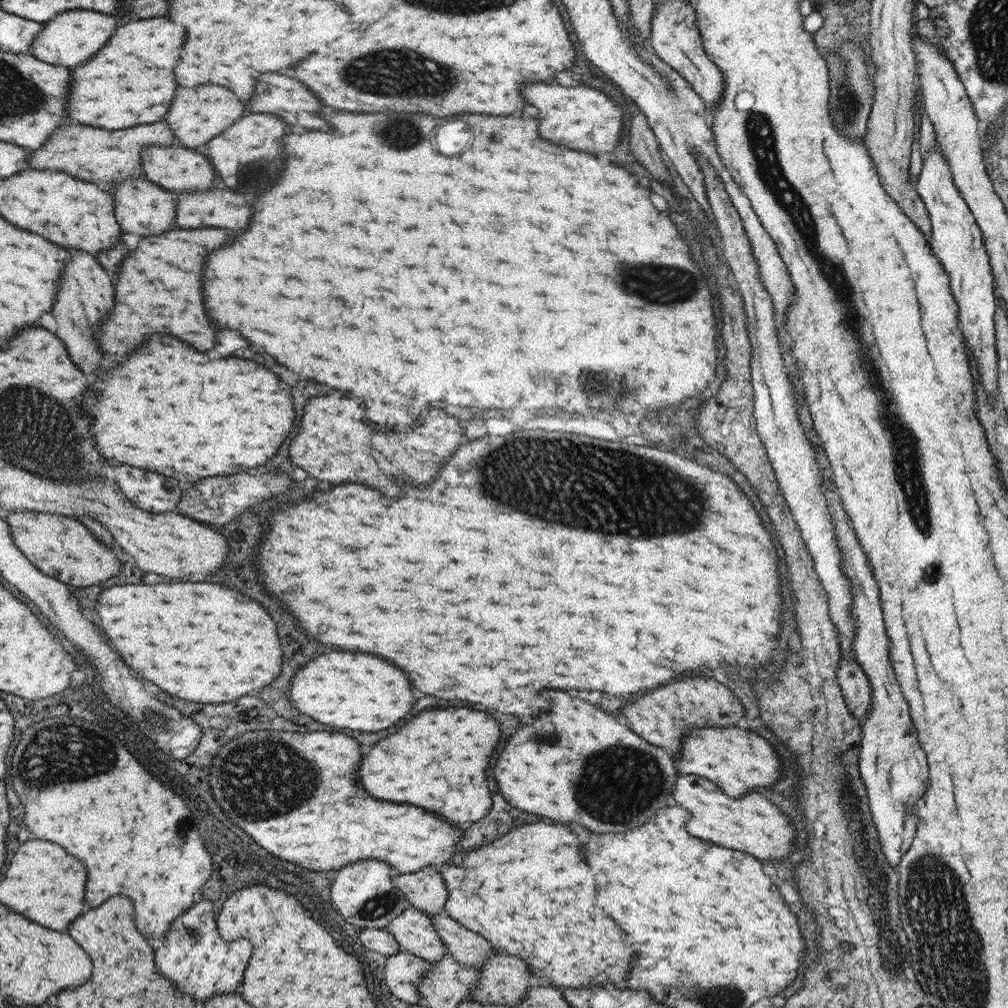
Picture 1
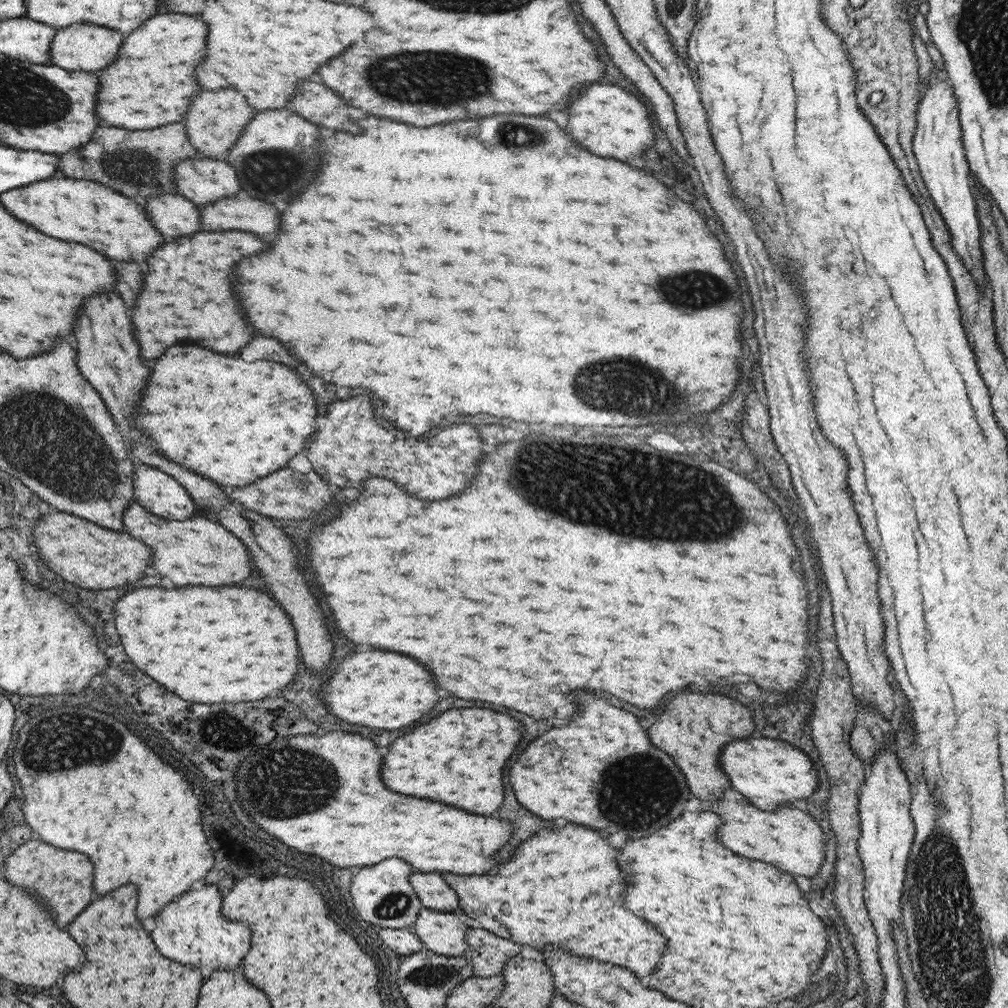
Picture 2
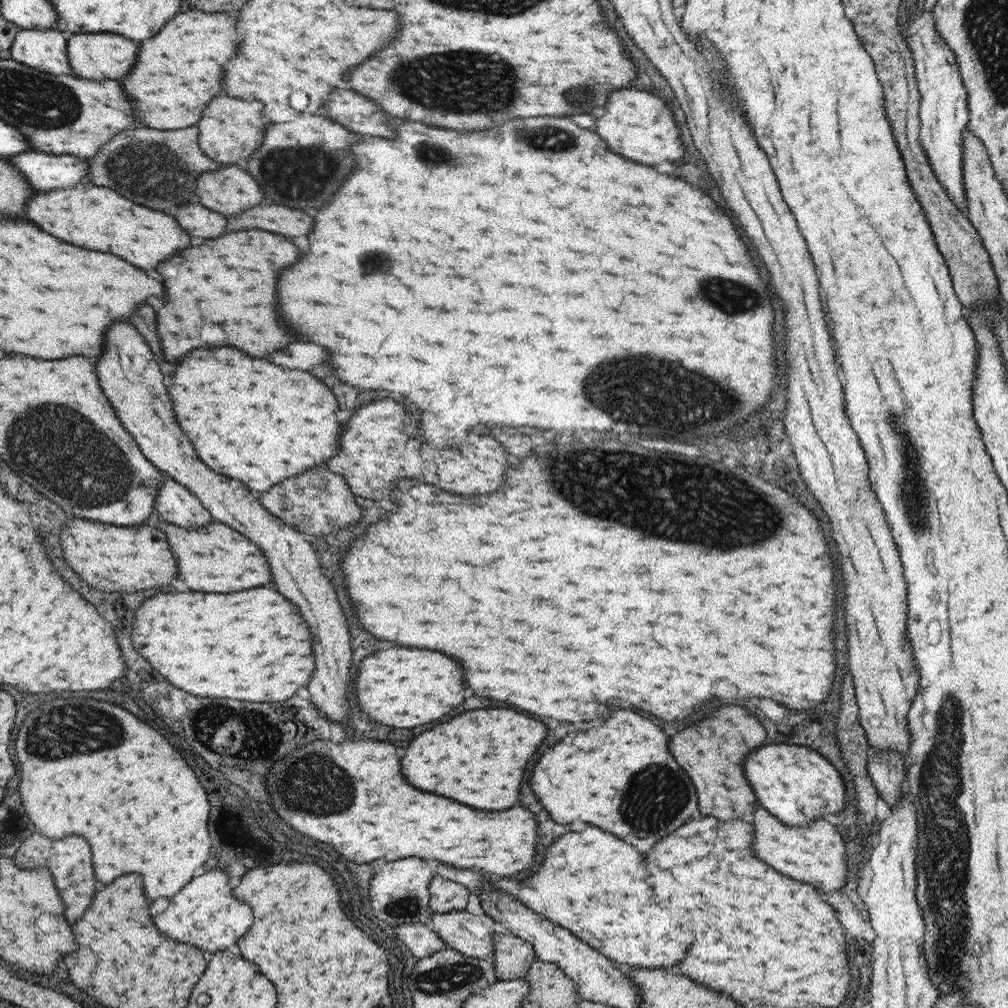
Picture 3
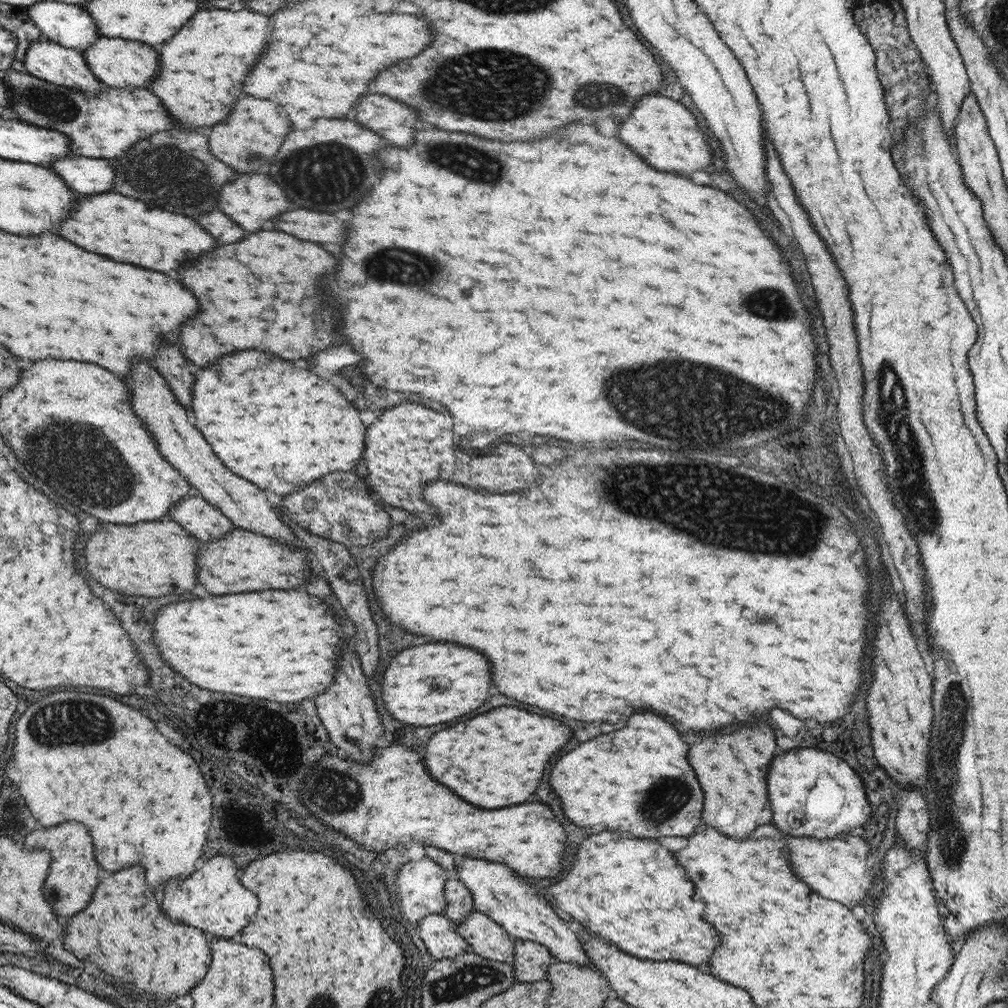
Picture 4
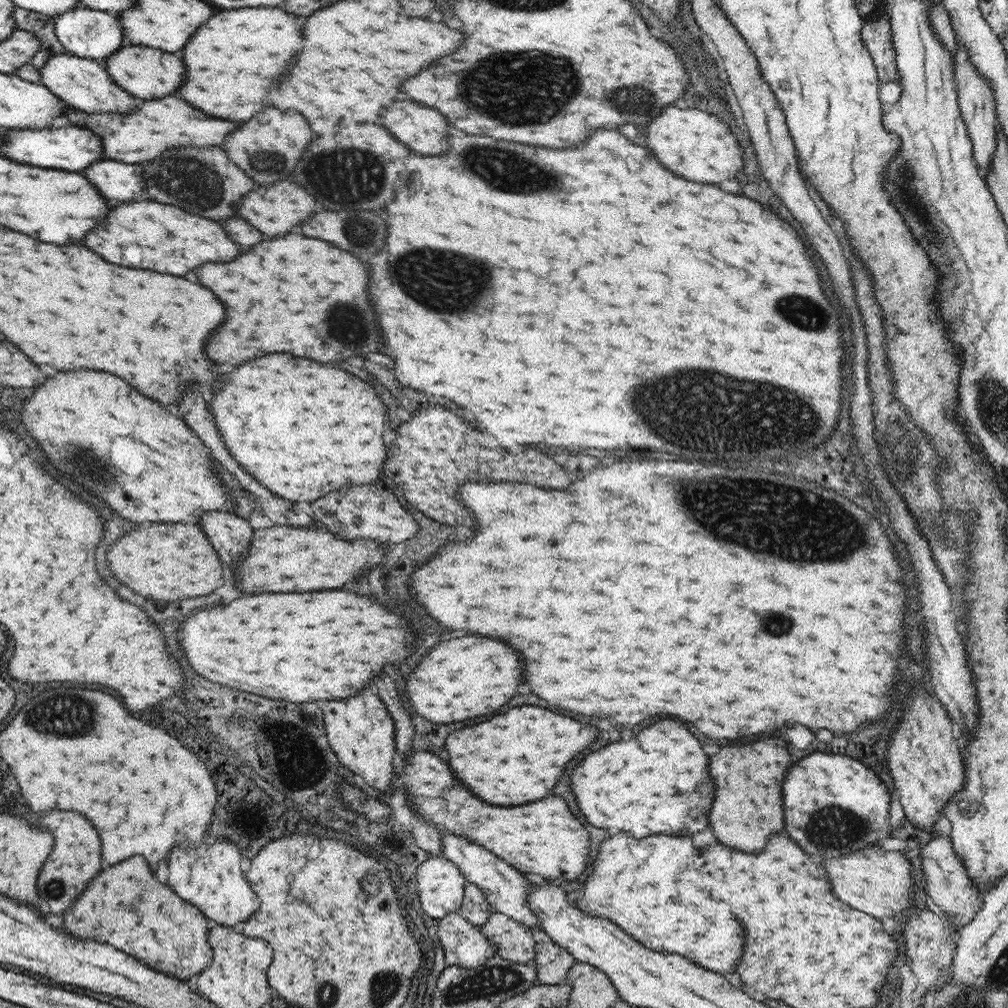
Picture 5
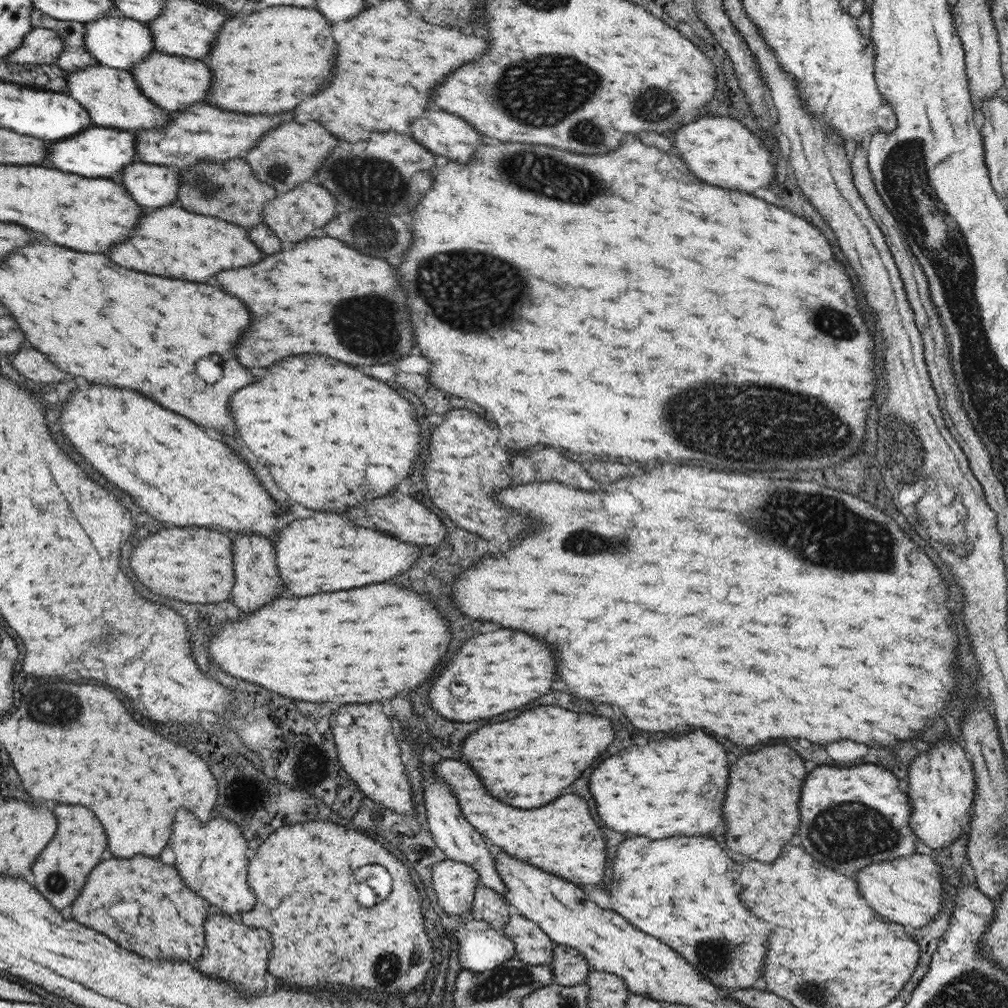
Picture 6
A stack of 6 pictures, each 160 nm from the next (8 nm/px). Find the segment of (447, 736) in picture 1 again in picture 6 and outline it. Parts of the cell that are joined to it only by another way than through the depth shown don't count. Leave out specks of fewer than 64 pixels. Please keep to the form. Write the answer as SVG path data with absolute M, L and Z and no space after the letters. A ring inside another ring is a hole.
M540 706L520 716L484 726L464 742L464 758L482 772L488 792L516 808L540 808L588 770L614 740L612 722L604 716L590 716L560 706Z

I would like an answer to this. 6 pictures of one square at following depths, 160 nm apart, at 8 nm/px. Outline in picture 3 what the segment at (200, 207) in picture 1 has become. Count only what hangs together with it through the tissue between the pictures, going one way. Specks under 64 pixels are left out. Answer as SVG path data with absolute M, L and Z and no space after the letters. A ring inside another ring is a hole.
M258 206L250 212L244 212L238 218L230 218L227 222L230 230L260 228L294 238L308 236L314 226L314 218L310 214L286 206Z

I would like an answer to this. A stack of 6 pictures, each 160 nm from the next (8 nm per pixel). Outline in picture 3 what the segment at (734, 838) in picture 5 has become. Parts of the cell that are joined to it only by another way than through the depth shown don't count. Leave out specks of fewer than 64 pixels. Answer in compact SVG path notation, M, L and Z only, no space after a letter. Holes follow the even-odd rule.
M740 706L716 708L716 712L692 728L680 730L672 738L670 752L694 783L701 815L715 816L722 822L737 819L746 823L754 821L752 813L759 802L746 778L743 764L749 752L762 746L764 740L766 730L762 724Z

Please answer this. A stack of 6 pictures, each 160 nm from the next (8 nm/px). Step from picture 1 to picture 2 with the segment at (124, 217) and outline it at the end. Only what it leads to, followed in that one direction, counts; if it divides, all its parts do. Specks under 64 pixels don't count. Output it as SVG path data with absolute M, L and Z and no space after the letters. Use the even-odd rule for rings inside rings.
M164 193L149 198L143 204L154 226L164 236L190 236L200 230L201 206L194 204L182 194Z

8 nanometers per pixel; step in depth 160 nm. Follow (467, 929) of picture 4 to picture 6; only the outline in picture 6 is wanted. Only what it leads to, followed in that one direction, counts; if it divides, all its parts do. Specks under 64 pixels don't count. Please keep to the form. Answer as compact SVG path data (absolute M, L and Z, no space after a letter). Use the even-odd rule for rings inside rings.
M513 914L501 933L515 944L516 958L532 966L546 965L553 959L555 944L534 923L521 914Z

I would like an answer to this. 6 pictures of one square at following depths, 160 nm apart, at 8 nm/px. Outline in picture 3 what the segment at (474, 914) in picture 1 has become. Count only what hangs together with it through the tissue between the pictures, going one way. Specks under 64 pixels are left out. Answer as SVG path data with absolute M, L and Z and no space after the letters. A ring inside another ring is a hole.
M588 826L584 832L570 832L570 834L564 834L560 840L556 840L544 852L542 862L538 864L534 875L530 875L526 880L516 878L510 880L508 877L482 875L476 870L452 868L448 864L440 863L436 868L436 874L463 884L469 889L470 894L475 894L478 898L486 885L505 890L520 899L530 910L538 912L543 917L546 916L550 922L553 922L552 924L562 924L564 928L570 928L570 932L574 932L578 939L586 942L592 948L598 948L598 952L609 959L630 964L634 968L650 969L672 966L672 964L678 964L684 958L684 954L690 950L690 930L684 928L682 924L674 924L672 918L666 916L666 910L658 908L658 904L652 898L652 876L650 874L648 874L648 912L646 912L644 908L646 904L646 862L642 858L644 856L640 856L640 852L634 846L622 842L620 838L616 840L616 836L612 836L610 832ZM606 888L614 888L614 890L618 888L618 896L606 896Z

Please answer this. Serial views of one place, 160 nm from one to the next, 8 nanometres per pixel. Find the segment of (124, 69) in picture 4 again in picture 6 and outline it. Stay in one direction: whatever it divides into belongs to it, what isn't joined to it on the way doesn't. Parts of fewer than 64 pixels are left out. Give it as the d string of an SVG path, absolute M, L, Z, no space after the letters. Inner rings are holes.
M155 51L147 56L140 64L135 64L131 70L128 70L137 80L142 92L149 99L158 104L170 114L178 113L179 110L185 110L197 104L206 102L210 86L212 86L212 72L207 64L200 60L190 60L185 56L172 56Z

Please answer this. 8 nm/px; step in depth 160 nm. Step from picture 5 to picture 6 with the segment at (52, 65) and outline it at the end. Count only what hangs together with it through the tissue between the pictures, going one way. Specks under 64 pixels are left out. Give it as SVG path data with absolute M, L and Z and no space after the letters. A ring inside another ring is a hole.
M96 64L82 70L67 72L67 88L64 92L86 108L95 126L123 131L157 130L167 126L171 120L171 114L152 102L142 92L134 76L125 70Z

